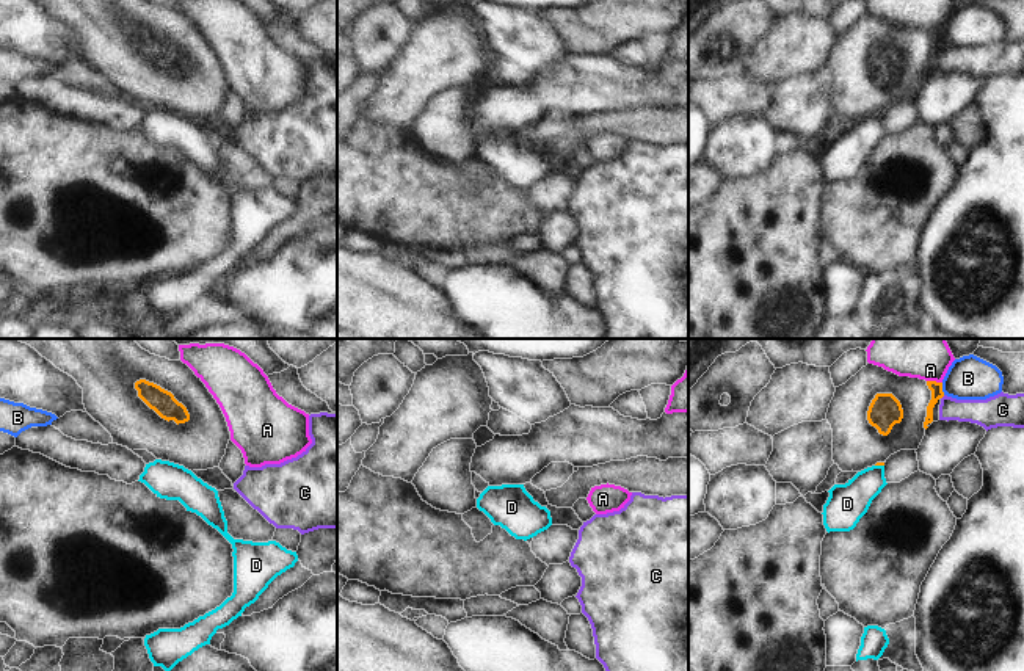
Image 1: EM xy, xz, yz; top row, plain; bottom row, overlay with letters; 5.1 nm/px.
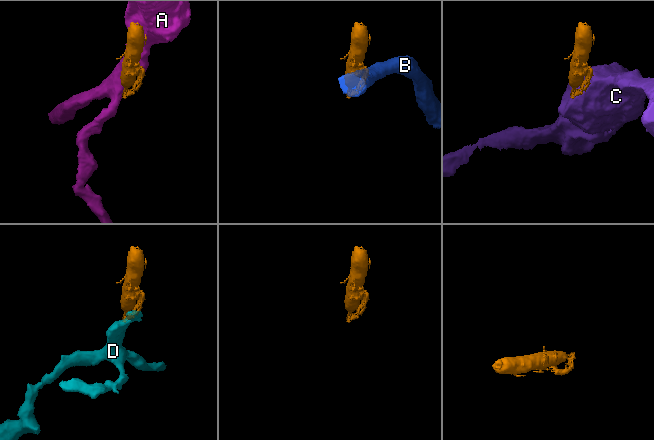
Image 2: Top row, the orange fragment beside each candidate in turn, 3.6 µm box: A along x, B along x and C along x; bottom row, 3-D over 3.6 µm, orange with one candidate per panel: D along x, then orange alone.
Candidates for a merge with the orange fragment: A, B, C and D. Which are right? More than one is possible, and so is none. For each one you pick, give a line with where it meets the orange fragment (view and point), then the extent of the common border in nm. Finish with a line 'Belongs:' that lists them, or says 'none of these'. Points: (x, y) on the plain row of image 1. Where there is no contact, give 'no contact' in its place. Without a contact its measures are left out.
Belongs: none of these

